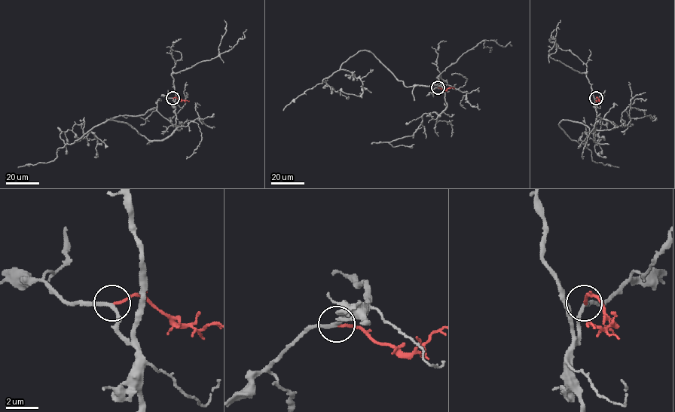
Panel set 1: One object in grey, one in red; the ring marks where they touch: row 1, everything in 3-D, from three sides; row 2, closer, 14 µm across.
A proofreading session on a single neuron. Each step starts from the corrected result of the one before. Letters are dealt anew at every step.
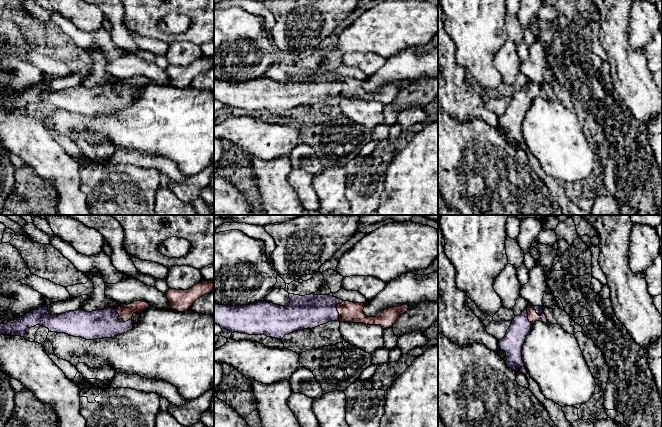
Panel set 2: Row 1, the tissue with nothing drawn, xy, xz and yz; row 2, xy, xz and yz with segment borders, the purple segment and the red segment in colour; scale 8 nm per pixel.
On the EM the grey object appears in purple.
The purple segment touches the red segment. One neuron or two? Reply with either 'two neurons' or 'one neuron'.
one neuron

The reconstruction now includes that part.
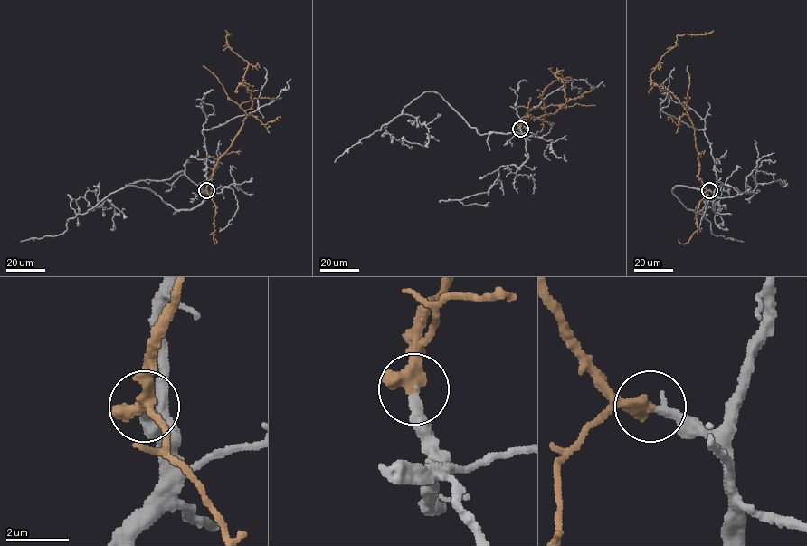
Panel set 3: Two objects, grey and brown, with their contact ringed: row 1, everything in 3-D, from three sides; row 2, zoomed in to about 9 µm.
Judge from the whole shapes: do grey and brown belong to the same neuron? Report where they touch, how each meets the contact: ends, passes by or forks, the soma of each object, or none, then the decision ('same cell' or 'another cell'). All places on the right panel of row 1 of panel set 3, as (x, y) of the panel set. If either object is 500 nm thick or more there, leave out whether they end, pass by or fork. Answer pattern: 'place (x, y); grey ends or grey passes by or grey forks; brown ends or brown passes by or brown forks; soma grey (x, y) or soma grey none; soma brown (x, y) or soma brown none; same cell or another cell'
place (709, 190); soma grey none; soma brown none; same cell

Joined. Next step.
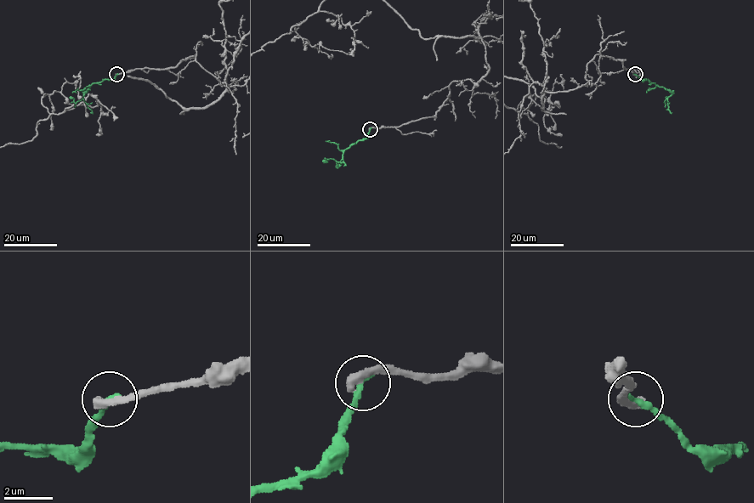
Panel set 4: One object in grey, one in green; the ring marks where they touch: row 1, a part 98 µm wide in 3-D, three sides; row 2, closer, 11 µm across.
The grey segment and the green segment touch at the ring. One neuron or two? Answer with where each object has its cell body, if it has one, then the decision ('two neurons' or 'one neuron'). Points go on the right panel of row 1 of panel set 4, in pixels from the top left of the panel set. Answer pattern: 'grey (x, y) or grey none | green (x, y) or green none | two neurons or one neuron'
grey none | green none | two neurons

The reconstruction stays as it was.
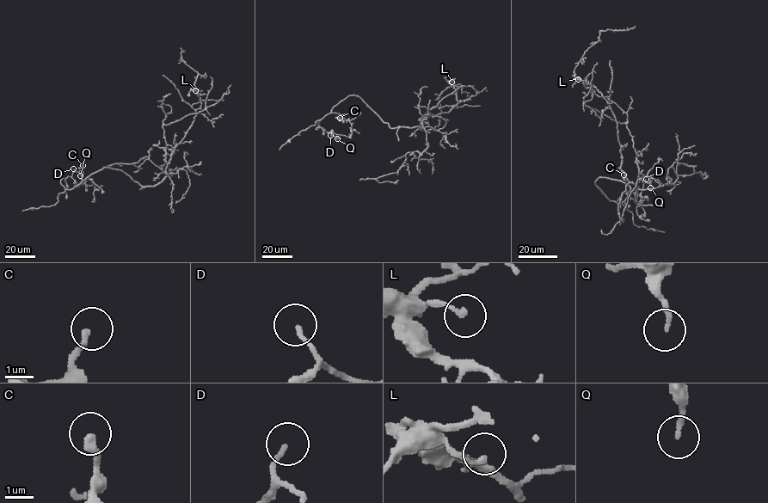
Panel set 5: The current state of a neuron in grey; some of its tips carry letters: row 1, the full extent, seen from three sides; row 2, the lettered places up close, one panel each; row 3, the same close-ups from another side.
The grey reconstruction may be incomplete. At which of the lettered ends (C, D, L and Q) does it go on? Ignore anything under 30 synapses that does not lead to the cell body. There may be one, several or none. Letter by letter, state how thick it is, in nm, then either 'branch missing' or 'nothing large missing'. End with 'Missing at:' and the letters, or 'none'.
C: 240 nm thick; branch missing
D: 150 nm thick; nothing large missing
L: 180 nm thick; nothing large missing
Q: 190 nm thick; nothing large missing
Missing at: C

